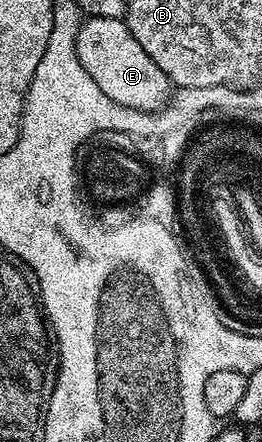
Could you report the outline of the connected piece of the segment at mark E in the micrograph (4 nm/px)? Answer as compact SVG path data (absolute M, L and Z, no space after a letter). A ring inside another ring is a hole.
M86 17L77 34L77 55L87 68L87 76L103 88L103 96L115 100L115 104L132 110L158 111L169 101L171 83L169 78L147 56L143 44L135 40L128 21L120 18Z

